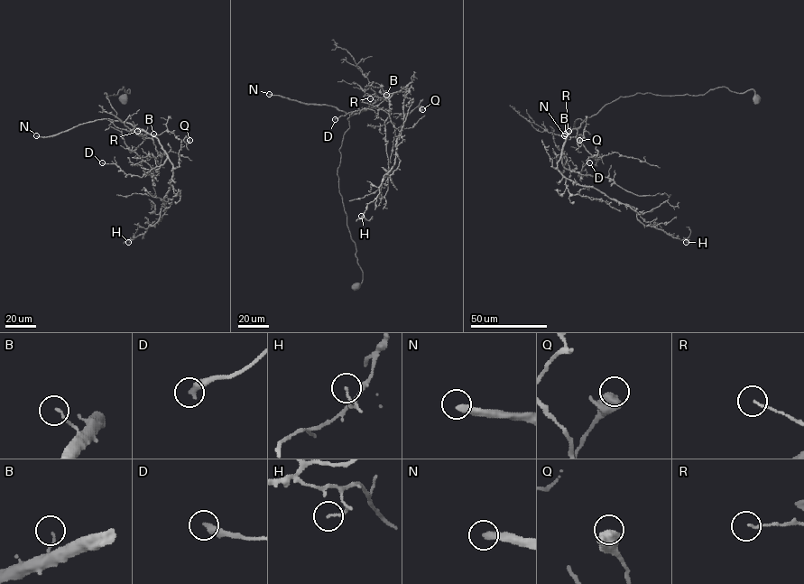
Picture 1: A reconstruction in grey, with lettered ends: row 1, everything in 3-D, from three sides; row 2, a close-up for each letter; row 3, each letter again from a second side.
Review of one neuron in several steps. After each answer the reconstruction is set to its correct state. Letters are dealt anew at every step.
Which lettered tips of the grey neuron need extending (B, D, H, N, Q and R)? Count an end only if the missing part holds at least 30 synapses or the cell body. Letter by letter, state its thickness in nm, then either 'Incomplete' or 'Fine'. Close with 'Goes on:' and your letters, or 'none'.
B: Thickness 110 nm. Fine
D: Thickness 360 nm. Fine
H: Thickness 100 nm. Fine
N: Thickness 340 nm. Incomplete
Q: Thickness 480 nm. Fine
R: Thickness 100 nm. Fine
Goes on: N

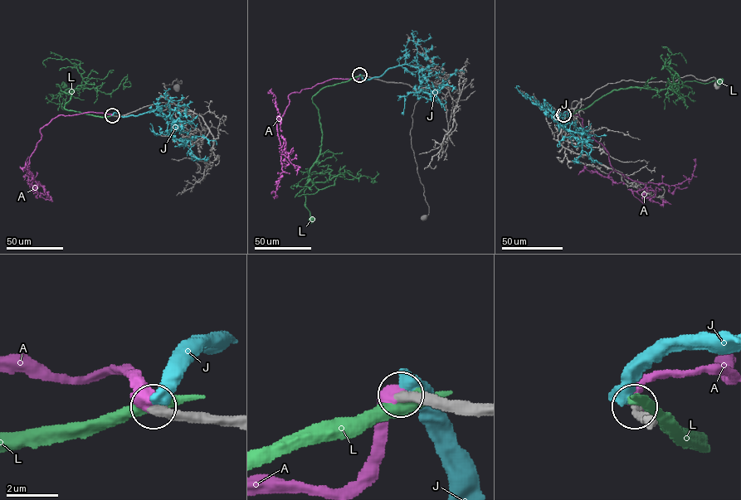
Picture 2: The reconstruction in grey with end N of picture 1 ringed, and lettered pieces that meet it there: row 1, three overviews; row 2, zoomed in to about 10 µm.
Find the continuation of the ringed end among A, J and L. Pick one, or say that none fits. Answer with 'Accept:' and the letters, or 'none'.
Accept: A

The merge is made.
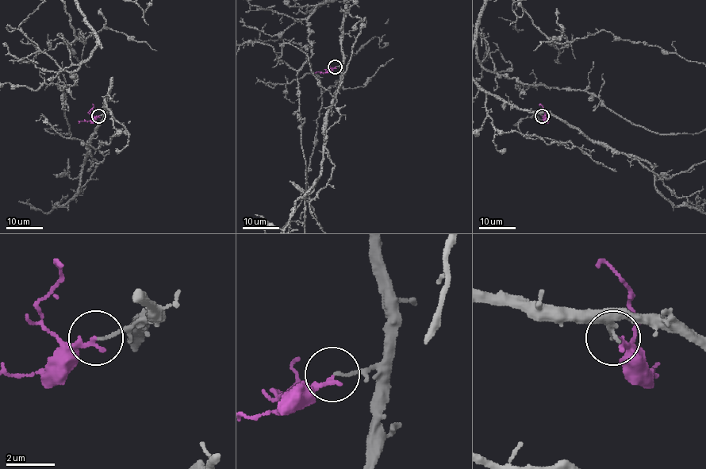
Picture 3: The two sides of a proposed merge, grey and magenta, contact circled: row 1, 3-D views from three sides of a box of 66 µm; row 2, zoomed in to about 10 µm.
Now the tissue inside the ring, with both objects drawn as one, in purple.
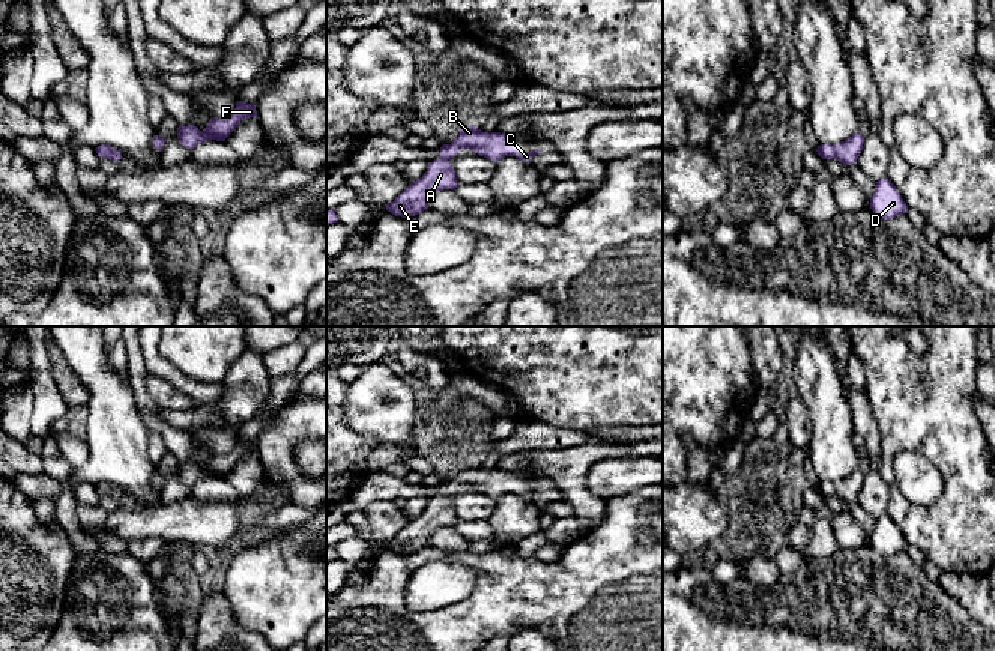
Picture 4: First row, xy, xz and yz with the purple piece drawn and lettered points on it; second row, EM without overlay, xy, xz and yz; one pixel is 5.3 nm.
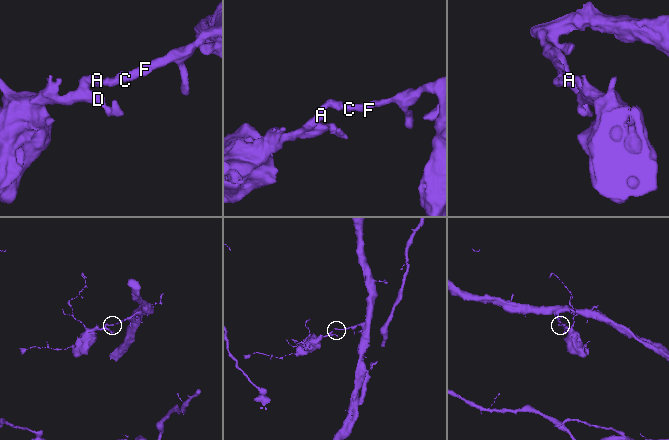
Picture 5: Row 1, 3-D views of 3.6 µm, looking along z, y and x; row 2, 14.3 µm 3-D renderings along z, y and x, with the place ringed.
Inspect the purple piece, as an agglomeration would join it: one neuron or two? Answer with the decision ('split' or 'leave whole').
leave whole

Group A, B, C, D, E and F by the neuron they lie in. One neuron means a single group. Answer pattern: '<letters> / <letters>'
A B C D E F

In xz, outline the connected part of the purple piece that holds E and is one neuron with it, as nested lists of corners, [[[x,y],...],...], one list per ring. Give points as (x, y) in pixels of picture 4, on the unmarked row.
[[[461,462],[458,474],[451,481],[440,484],[440,495],[430,499],[424,513],[409,520],[409,523],[386,543],[386,547],[401,555],[415,553],[428,546],[428,538],[436,529],[455,526],[458,517],[449,496],[466,484],[496,499],[505,493],[516,493],[531,499],[532,495],[543,487],[519,490],[510,481],[508,472],[501,469],[487,471],[475,462]]]

